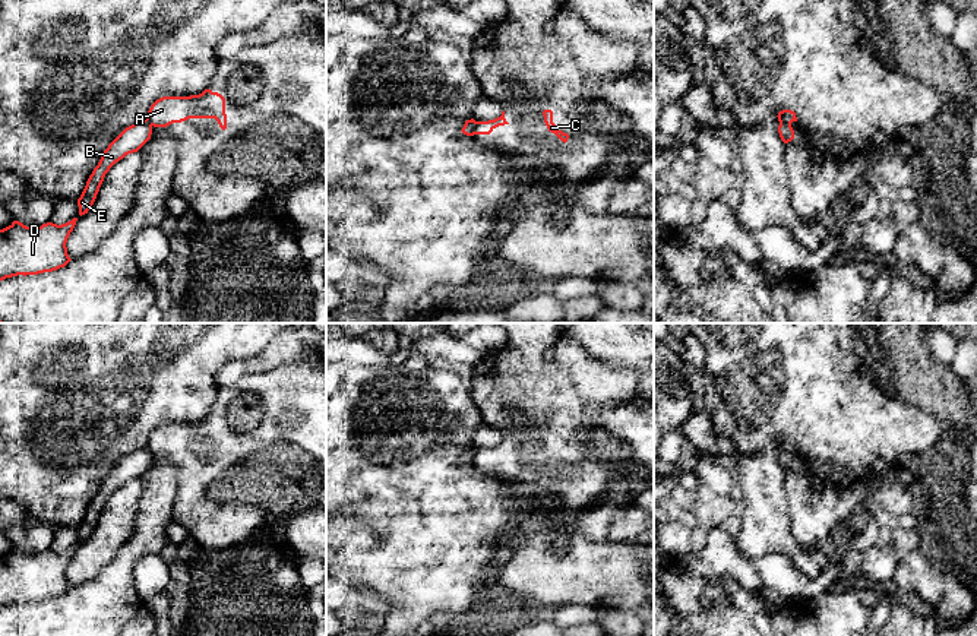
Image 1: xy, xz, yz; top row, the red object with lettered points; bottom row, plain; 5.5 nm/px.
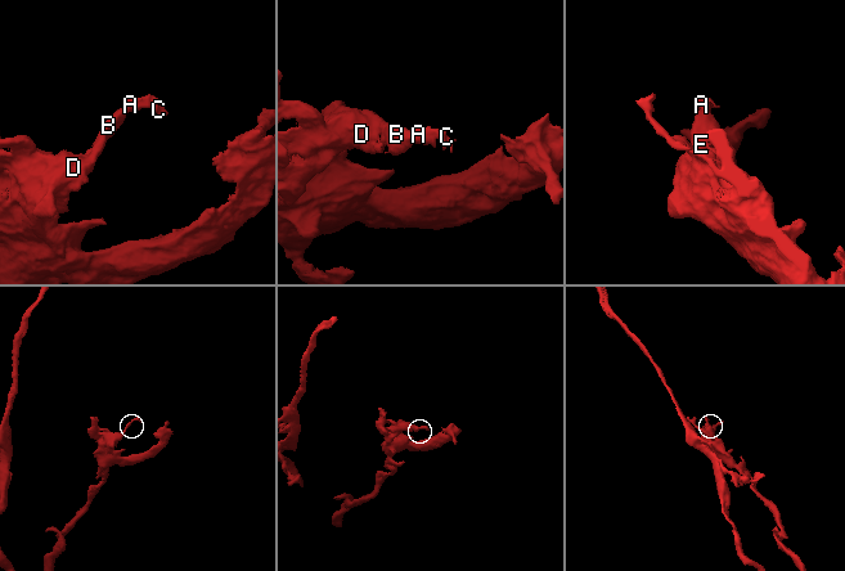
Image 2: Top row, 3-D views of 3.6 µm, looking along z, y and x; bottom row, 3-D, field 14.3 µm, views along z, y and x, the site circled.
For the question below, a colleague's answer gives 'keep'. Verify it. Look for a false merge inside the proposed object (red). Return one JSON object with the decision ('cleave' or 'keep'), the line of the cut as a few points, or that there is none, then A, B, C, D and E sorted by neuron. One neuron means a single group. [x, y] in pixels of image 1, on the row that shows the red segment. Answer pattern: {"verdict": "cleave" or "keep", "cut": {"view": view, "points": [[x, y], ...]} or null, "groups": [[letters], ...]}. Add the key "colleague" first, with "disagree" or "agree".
{"colleague": "disagree", "verdict": "cleave", "cut": {"view": "xz", "points": [[477, 122], [473, 133]]}, "groups": [["A", "C"], ["B", "D", "E"]]}

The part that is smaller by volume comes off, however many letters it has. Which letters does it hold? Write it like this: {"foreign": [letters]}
{"foreign": ["A", "C"]}

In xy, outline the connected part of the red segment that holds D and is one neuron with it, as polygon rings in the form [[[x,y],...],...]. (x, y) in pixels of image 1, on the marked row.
[[[73,218],[61,225],[47,222],[41,227],[13,221],[0,230],[0,281],[64,268],[72,260],[66,243],[76,221]]]

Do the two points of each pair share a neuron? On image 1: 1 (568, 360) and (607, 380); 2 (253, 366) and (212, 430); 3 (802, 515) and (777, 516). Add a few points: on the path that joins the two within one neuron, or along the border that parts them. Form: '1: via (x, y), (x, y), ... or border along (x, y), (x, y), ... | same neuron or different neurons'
1: via (578, 364), (597, 380) | same neuron
2: border along (281, 366), (244, 375), (218, 389) | different neurons
3: border along (783, 483), (789, 531), (802, 549) | different neurons

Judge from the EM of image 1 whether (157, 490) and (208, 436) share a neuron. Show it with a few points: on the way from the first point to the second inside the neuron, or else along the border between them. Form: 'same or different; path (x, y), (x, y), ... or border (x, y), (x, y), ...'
different; border (152, 452), (161, 453), (176, 467), (174, 503)

